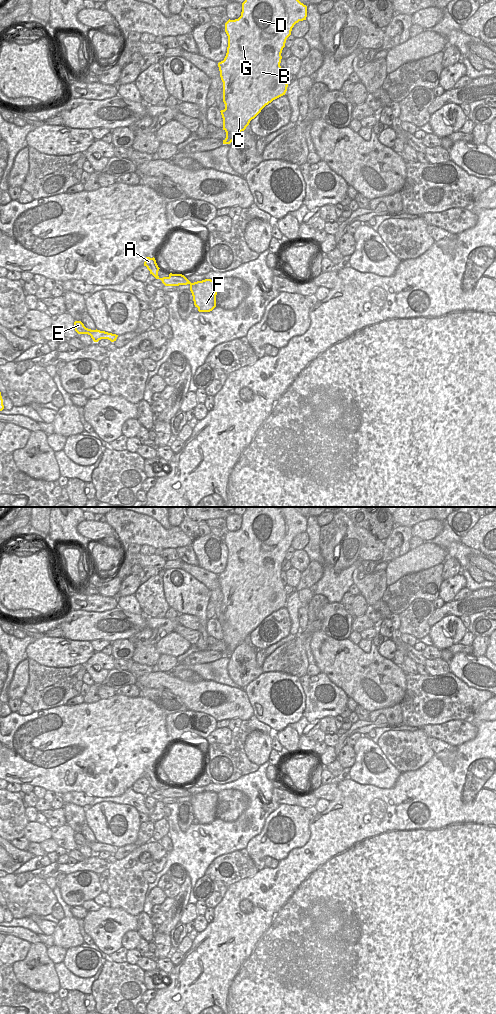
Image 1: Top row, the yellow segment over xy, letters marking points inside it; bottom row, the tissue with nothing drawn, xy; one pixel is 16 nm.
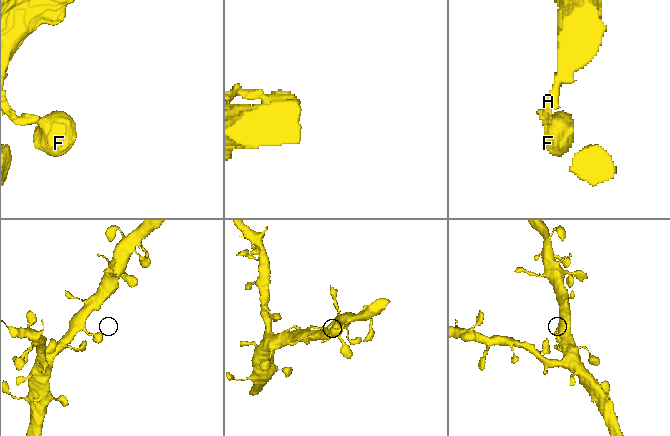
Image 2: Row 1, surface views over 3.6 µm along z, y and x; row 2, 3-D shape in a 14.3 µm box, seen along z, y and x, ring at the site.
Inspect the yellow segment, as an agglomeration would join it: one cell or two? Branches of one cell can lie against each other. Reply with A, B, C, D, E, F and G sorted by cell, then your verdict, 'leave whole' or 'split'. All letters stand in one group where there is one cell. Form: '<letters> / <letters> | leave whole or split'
A B C D E F G | leave whole

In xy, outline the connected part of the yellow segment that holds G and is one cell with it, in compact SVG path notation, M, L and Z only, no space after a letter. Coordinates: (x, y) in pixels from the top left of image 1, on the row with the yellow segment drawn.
M245 0L242 3L241 16L235 20L229 19L225 23L225 32L228 36L227 53L224 60L218 63L225 104L225 109L220 111L223 118L223 130L226 132L223 144L230 144L266 105L285 95L288 84L280 66L281 53L294 25L306 20L306 17L307 6L299 0Z

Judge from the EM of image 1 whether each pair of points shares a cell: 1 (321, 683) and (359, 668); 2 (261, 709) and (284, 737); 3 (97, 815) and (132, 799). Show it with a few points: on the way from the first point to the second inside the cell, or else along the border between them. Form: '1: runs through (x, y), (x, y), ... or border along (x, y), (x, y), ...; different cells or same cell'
1: border along (321, 672), (347, 695); different cells
2: border along (287, 725), (274, 733); different cells
3: border along (99, 803), (126, 803), (132, 805), (138, 812); different cells

